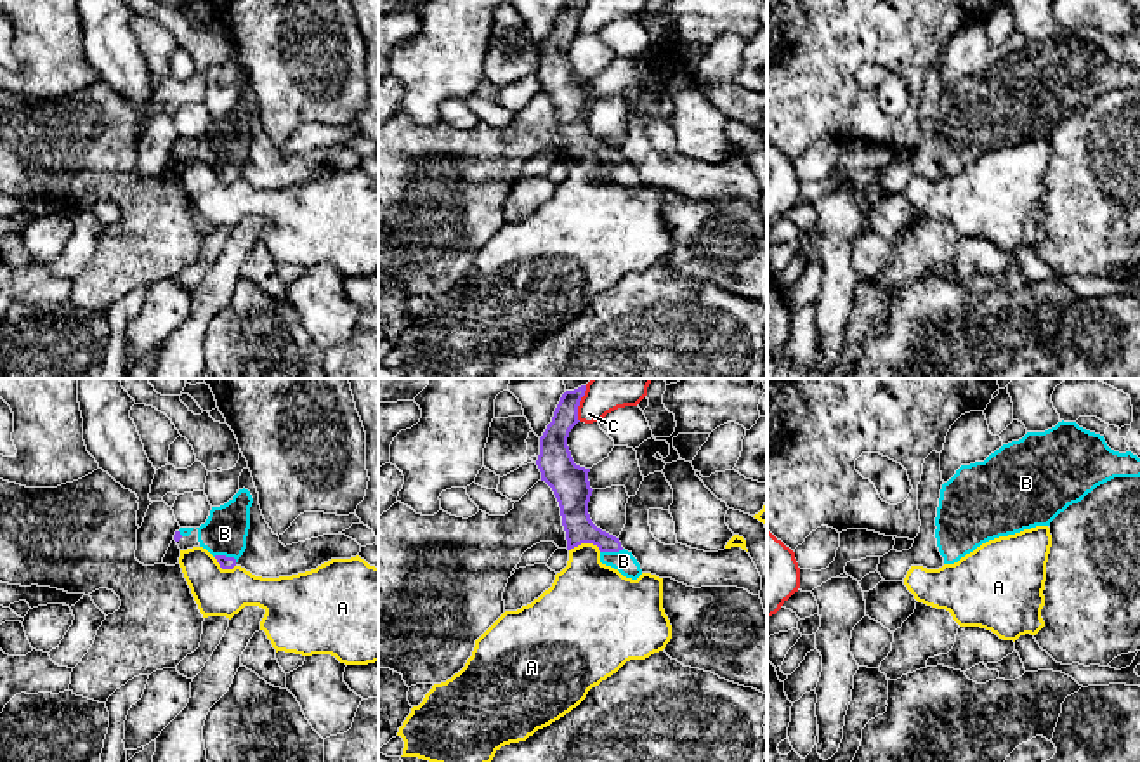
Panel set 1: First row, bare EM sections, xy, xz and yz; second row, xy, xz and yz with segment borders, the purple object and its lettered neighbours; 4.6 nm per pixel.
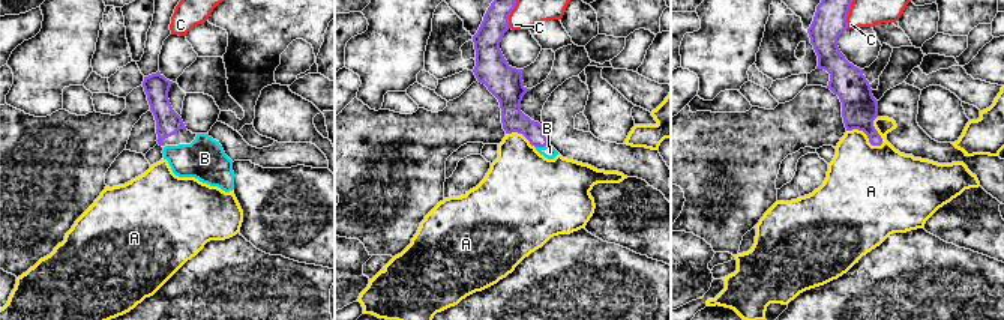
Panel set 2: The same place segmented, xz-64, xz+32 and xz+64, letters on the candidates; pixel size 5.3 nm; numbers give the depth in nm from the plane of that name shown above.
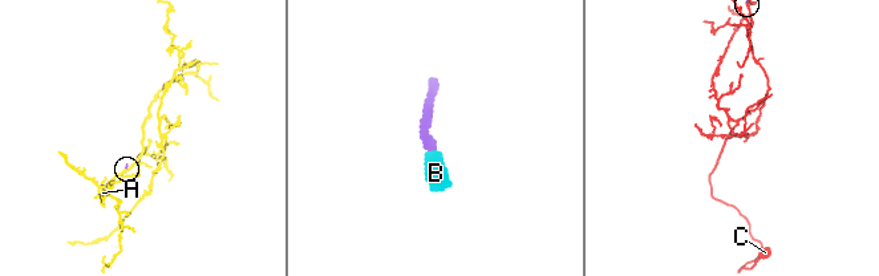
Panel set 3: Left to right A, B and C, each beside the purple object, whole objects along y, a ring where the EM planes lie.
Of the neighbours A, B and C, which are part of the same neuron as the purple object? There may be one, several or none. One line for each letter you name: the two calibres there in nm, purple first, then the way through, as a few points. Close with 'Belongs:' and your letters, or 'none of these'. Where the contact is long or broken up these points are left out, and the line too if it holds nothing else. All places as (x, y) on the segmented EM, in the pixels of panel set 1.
B: 60/200 nm
Belongs: B

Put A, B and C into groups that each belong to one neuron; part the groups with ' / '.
A / B / C

